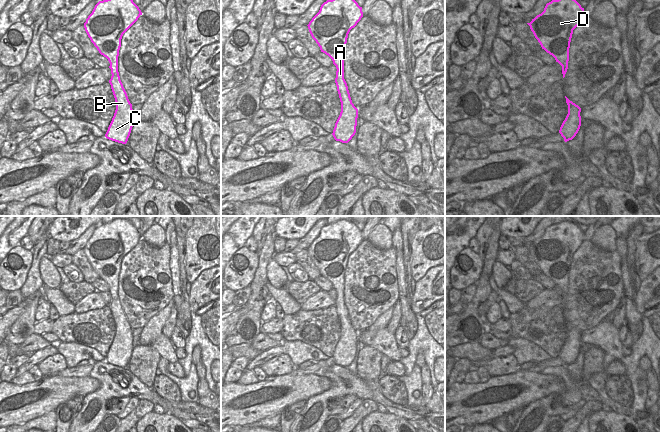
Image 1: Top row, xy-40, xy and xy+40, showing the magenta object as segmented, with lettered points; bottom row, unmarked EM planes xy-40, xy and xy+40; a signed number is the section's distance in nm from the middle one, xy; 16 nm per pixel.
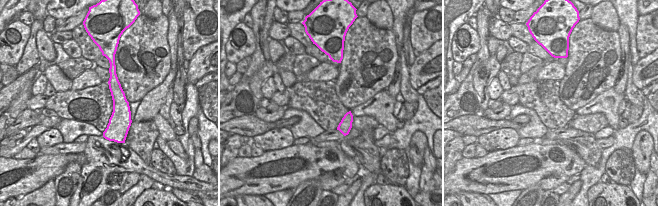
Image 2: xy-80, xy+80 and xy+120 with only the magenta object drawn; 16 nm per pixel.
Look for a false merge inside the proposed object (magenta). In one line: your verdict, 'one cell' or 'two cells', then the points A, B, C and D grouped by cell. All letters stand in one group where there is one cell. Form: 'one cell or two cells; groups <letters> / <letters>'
one cell; groups A B C D

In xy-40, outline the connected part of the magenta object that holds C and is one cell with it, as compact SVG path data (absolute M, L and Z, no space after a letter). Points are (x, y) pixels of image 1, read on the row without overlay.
M114 219L110 223L99 225L84 247L85 255L99 277L110 287L111 303L109 307L116 326L116 334L105 361L109 364L126 368L133 351L133 333L118 296L118 280L123 258L142 239L139 231L126 219Z

